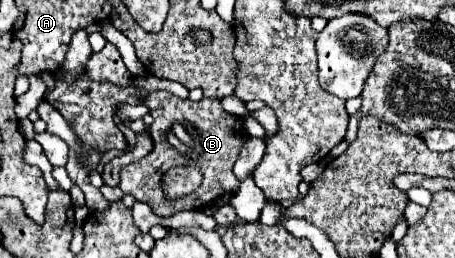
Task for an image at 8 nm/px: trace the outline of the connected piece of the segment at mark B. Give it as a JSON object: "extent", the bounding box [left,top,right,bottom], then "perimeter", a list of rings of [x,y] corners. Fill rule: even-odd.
{"extent":[119,90,245,216],"perimeter":[[[159,90],[153,92],[143,104],[149,106],[149,114],[155,120],[149,126],[155,148],[143,160],[133,162],[121,170],[119,188],[125,194],[133,194],[139,202],[149,204],[157,216],[173,216],[181,210],[205,208],[205,204],[217,200],[221,192],[233,192],[239,188],[239,180],[233,176],[233,164],[239,156],[241,144],[245,142],[245,130],[239,120],[233,122],[233,114],[223,112],[219,100],[213,98],[203,98],[201,102],[181,100],[171,92]],[[177,164],[199,164],[203,168],[205,180],[193,194],[171,202],[165,200],[161,192],[161,176],[163,172],[167,172]]]}

